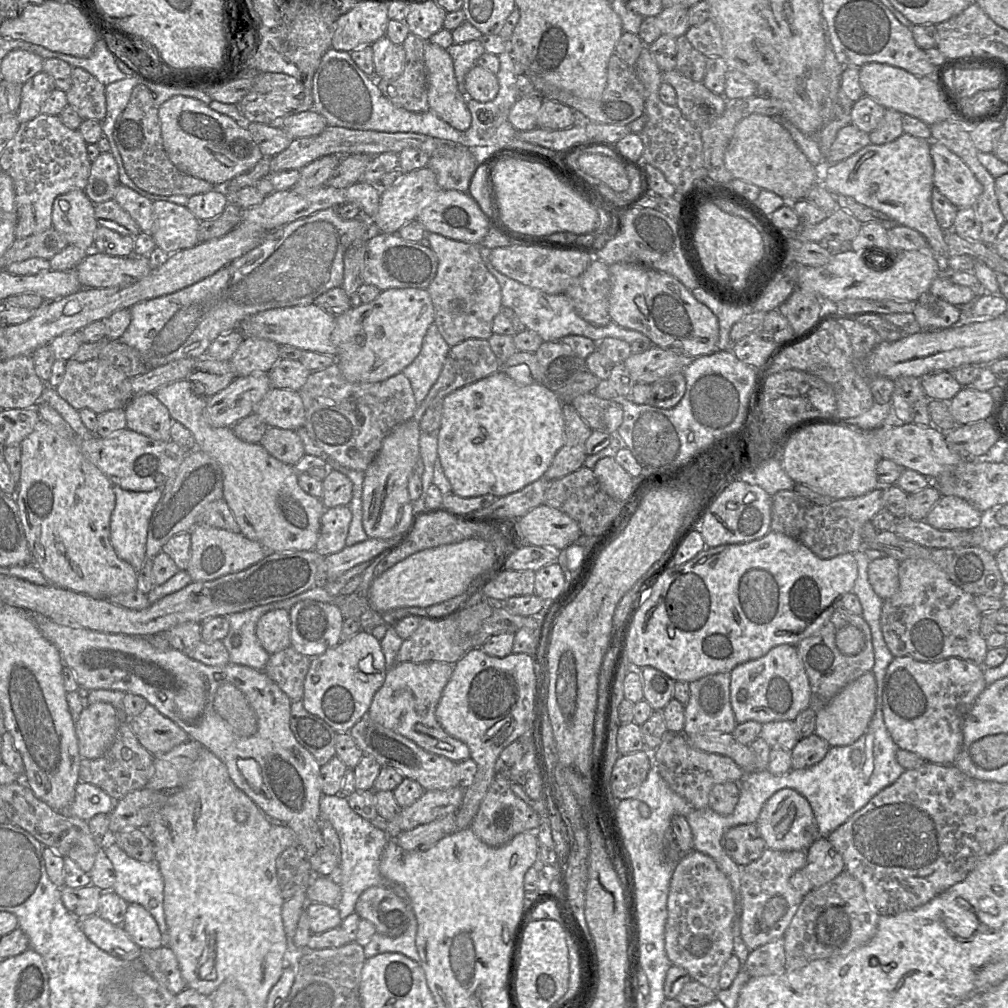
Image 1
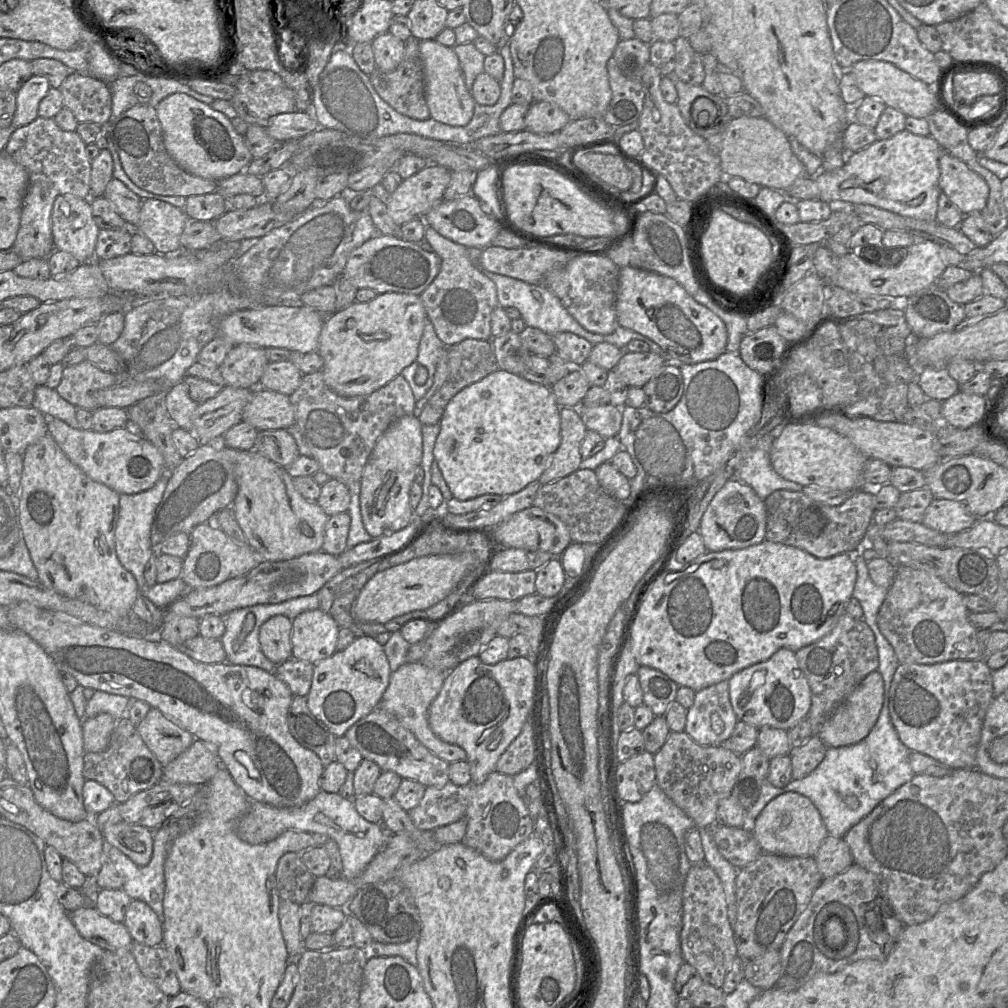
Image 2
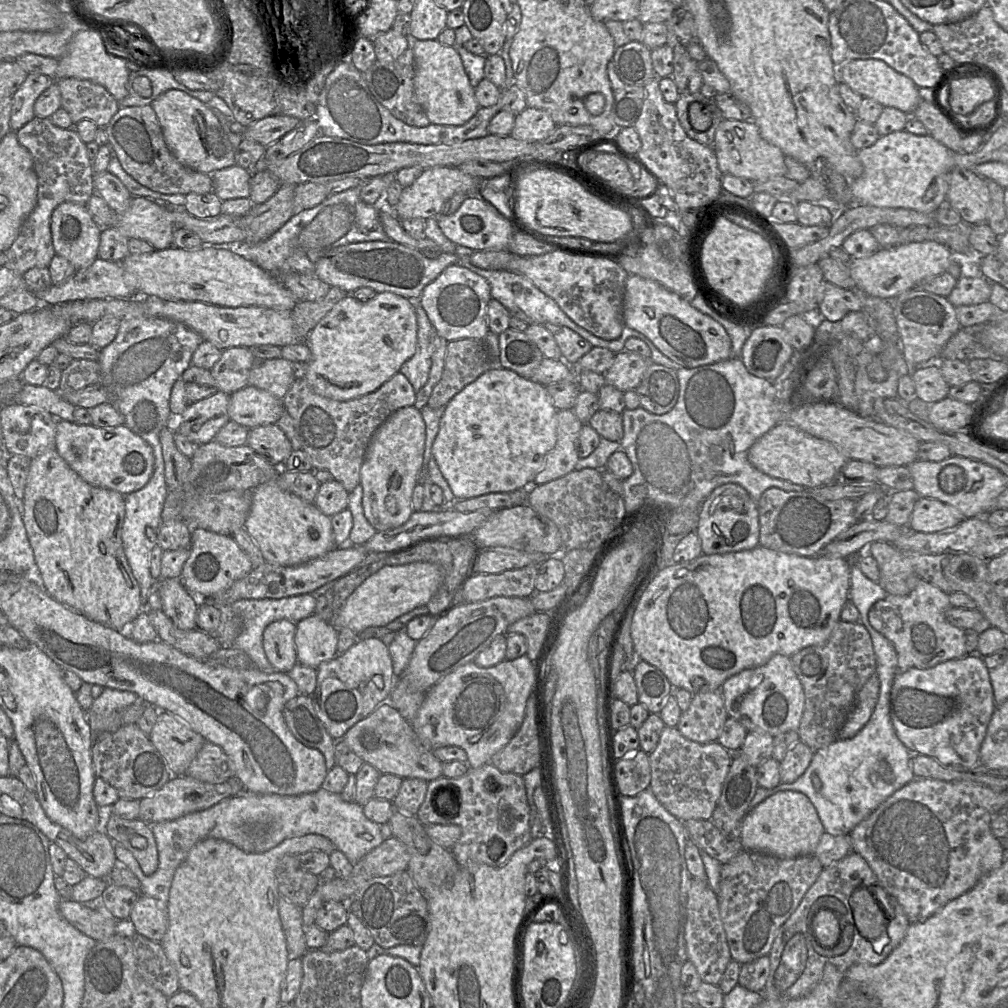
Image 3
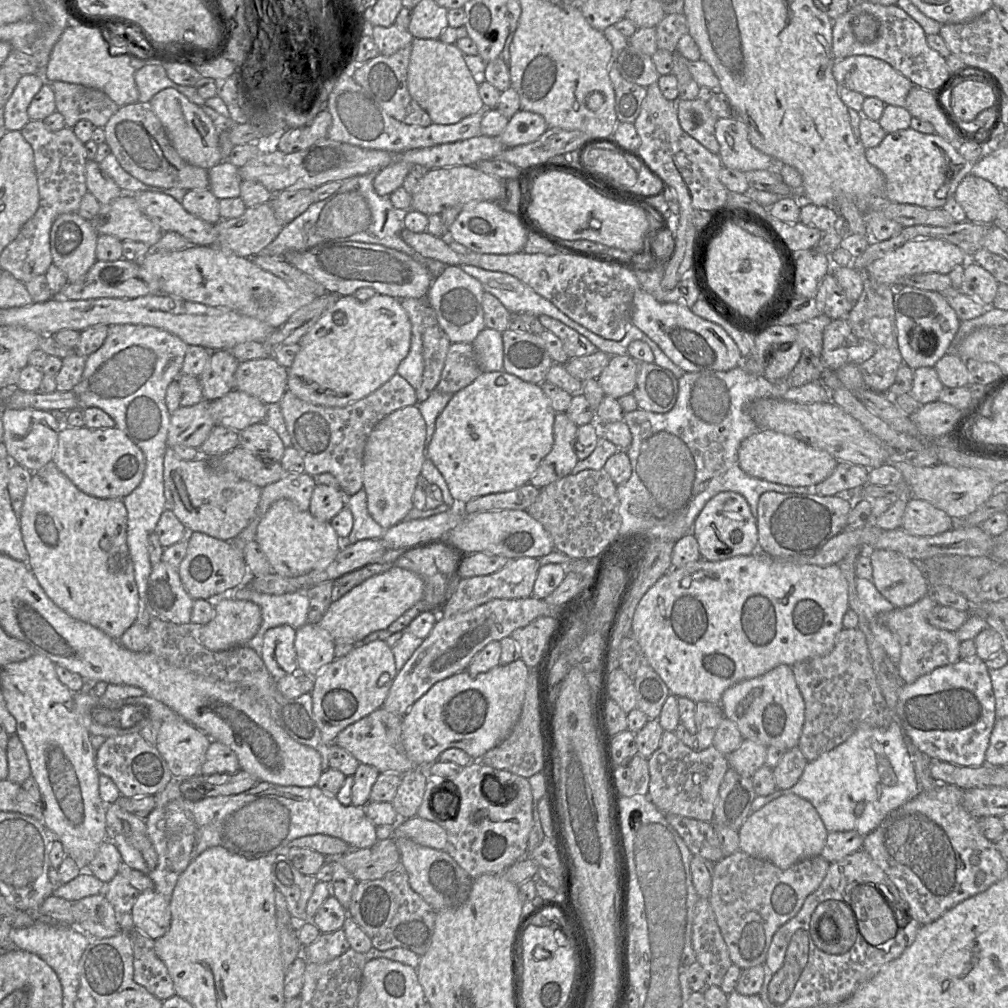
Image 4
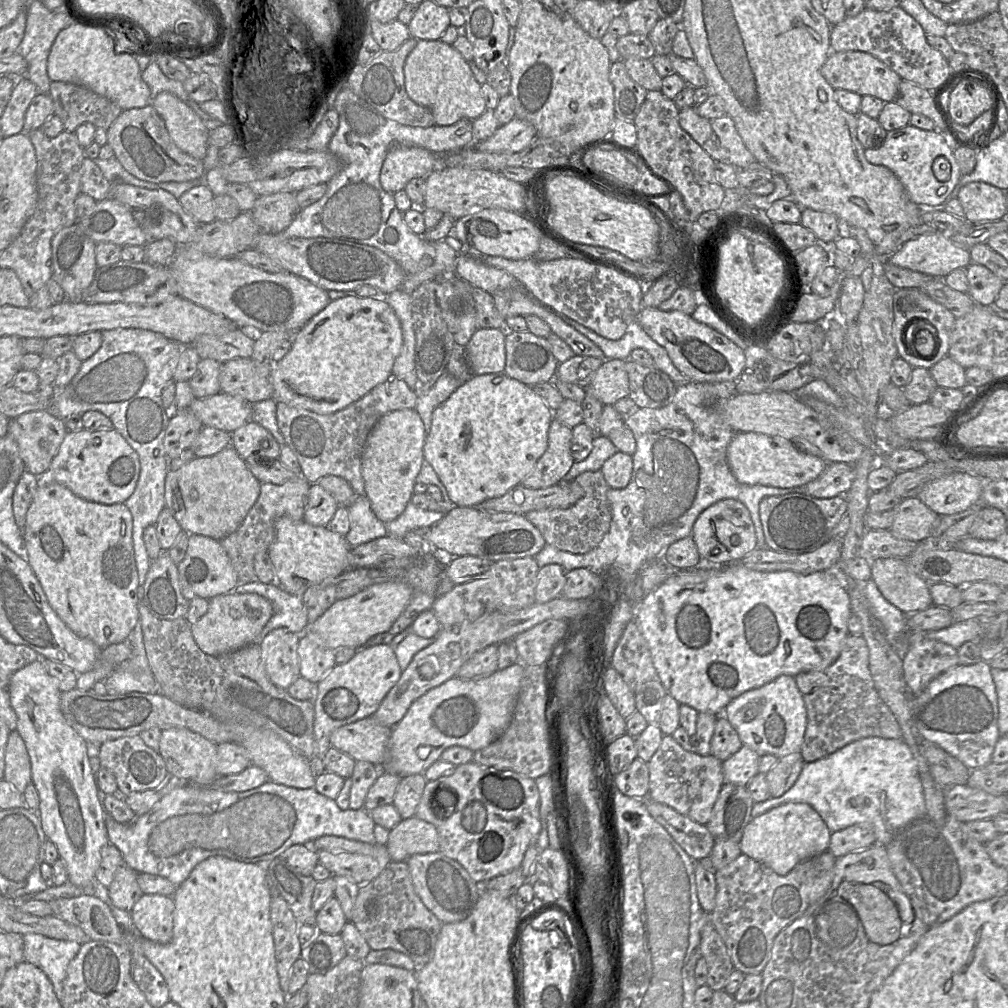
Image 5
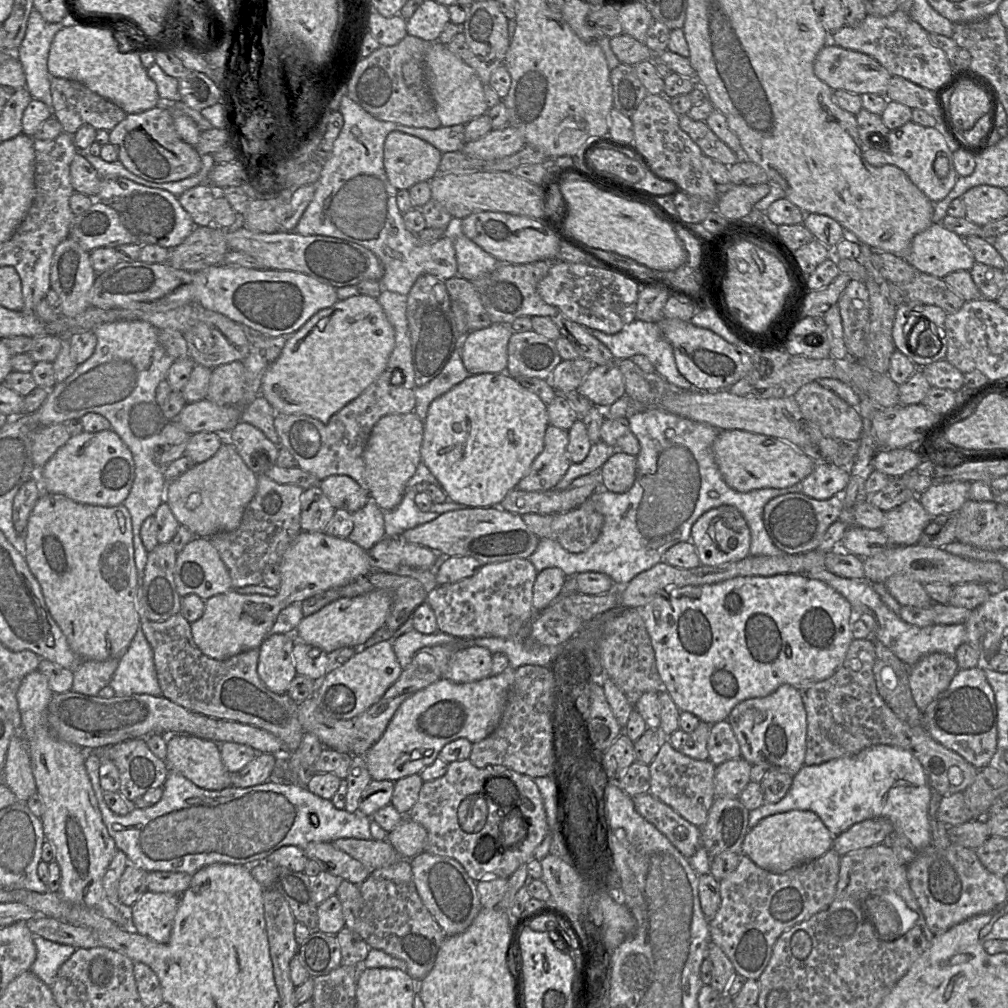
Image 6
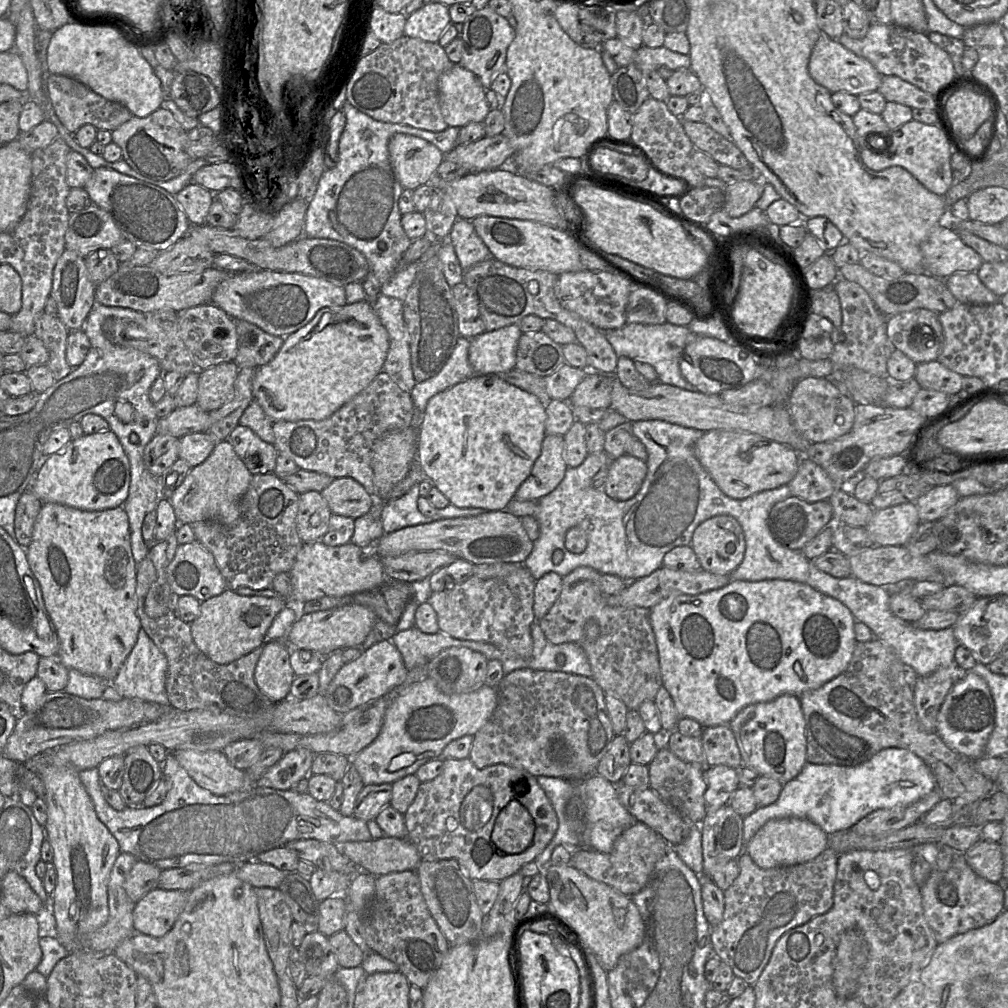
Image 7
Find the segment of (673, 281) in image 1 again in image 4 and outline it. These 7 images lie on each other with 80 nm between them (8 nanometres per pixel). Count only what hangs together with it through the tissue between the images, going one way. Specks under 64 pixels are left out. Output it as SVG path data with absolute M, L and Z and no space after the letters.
M642 288L634 293L631 323L685 372L728 371L743 363L739 348L722 327L695 315L684 305L661 303Z

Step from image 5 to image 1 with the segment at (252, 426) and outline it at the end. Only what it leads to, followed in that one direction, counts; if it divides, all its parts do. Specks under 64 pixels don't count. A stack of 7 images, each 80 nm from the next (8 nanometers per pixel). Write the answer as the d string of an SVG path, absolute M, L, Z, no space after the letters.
M268 427L259 442L281 462L294 466L304 455L304 445L295 430Z

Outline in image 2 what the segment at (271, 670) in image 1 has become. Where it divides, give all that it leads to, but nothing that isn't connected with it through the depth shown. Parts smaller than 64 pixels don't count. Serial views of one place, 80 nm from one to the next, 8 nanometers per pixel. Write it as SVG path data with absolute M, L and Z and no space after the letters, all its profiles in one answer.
M291 657L277 665L274 673L285 682L294 696L306 697L309 693L314 664Z

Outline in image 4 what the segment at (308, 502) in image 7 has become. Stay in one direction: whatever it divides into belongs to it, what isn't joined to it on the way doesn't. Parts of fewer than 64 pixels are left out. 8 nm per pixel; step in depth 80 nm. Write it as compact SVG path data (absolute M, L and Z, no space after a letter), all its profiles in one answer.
M317 484L308 511L320 521L330 522L345 507L346 497L340 488Z

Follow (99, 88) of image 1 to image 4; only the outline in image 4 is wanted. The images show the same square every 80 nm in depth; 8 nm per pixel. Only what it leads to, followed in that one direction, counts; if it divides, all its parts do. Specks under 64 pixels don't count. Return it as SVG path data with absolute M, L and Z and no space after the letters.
M51 82L56 111L64 117L66 127L74 128L80 120L90 121L95 128L104 128L120 108L105 93L79 84Z

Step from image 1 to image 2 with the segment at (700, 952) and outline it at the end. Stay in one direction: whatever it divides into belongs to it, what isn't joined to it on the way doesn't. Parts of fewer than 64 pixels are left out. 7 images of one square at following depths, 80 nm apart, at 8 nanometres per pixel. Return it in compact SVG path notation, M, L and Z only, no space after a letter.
M706 863L691 865L682 900L681 953L705 983L721 988L734 958L737 956L734 933L728 920L728 908L722 883Z

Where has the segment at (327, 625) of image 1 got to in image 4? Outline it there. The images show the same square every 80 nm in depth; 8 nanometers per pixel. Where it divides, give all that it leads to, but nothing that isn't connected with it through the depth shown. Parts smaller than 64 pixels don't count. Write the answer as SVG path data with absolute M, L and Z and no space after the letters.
M307 622L297 629L294 646L299 674L315 677L336 659L334 638L318 624Z

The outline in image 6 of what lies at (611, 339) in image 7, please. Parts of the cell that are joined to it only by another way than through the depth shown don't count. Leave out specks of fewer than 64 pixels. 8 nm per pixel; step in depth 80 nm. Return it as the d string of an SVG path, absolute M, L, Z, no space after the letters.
M635 319L616 334L606 334L600 330L584 326L586 331L601 341L612 352L616 361L631 359L634 355L646 356L654 365L655 371L661 375L672 387L688 391L695 391L695 386L690 383L677 369L673 348L666 339L658 323L645 322Z

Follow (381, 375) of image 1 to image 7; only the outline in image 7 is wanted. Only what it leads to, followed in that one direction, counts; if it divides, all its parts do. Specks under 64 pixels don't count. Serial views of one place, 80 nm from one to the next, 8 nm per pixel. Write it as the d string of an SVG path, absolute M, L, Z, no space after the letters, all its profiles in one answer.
M369 299L320 309L311 321L285 336L275 357L256 369L252 393L275 421L321 421L365 389L382 371L389 335Z

